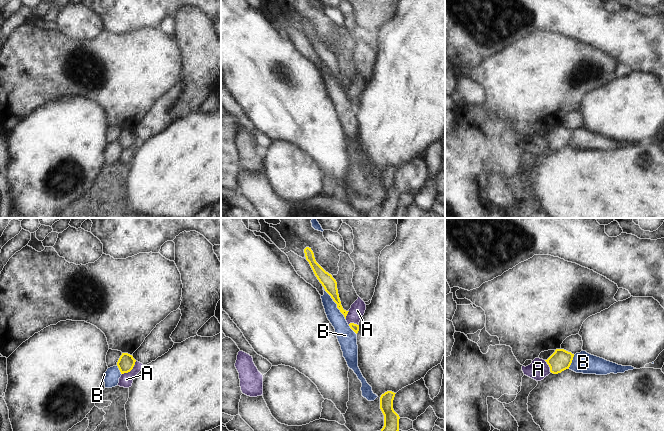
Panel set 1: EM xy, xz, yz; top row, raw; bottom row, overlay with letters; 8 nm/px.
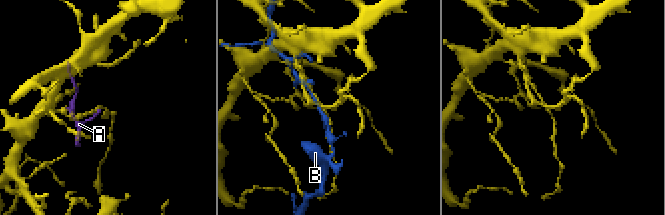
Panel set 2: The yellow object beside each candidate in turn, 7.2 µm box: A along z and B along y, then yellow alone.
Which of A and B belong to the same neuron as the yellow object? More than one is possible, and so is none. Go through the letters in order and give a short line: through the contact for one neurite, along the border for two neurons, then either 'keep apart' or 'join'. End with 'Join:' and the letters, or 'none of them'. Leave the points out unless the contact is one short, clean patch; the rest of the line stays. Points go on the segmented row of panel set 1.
A: line xy (136, 361), (129, 371), (122, 374); keep apart
B: keep apart
Join: none of them

